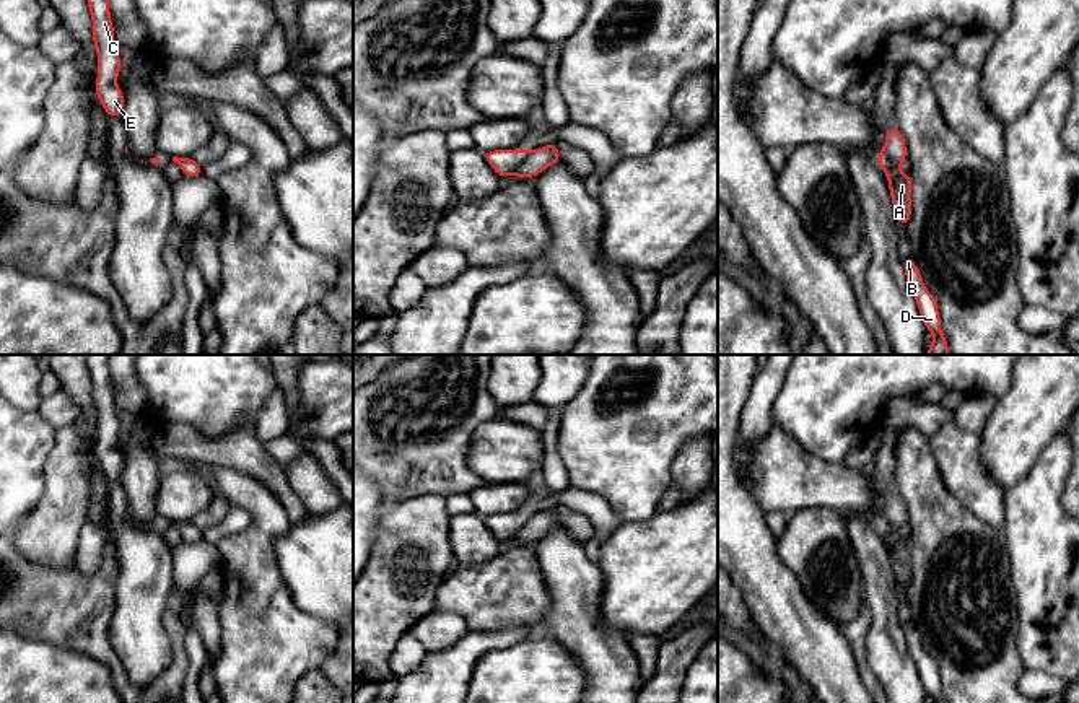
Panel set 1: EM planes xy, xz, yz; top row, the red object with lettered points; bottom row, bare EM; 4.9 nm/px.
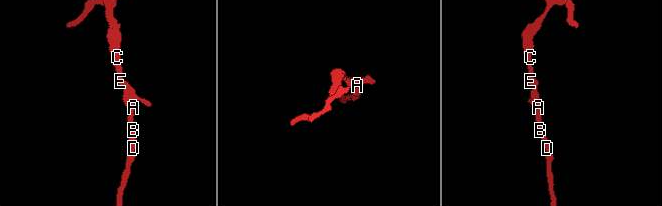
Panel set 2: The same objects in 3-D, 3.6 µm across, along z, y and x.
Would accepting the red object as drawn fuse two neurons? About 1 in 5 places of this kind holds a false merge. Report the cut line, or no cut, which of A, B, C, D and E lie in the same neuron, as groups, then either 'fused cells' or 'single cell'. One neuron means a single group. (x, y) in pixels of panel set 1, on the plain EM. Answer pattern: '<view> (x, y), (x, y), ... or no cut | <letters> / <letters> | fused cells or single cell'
no cut | A B C D E | single cell

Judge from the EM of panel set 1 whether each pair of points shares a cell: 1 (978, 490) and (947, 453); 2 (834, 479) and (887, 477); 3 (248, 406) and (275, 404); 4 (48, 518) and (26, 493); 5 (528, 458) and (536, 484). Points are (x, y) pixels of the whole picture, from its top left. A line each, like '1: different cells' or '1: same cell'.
1: same cell
2: different cells
3: different cells
4: different cells
5: different cells

